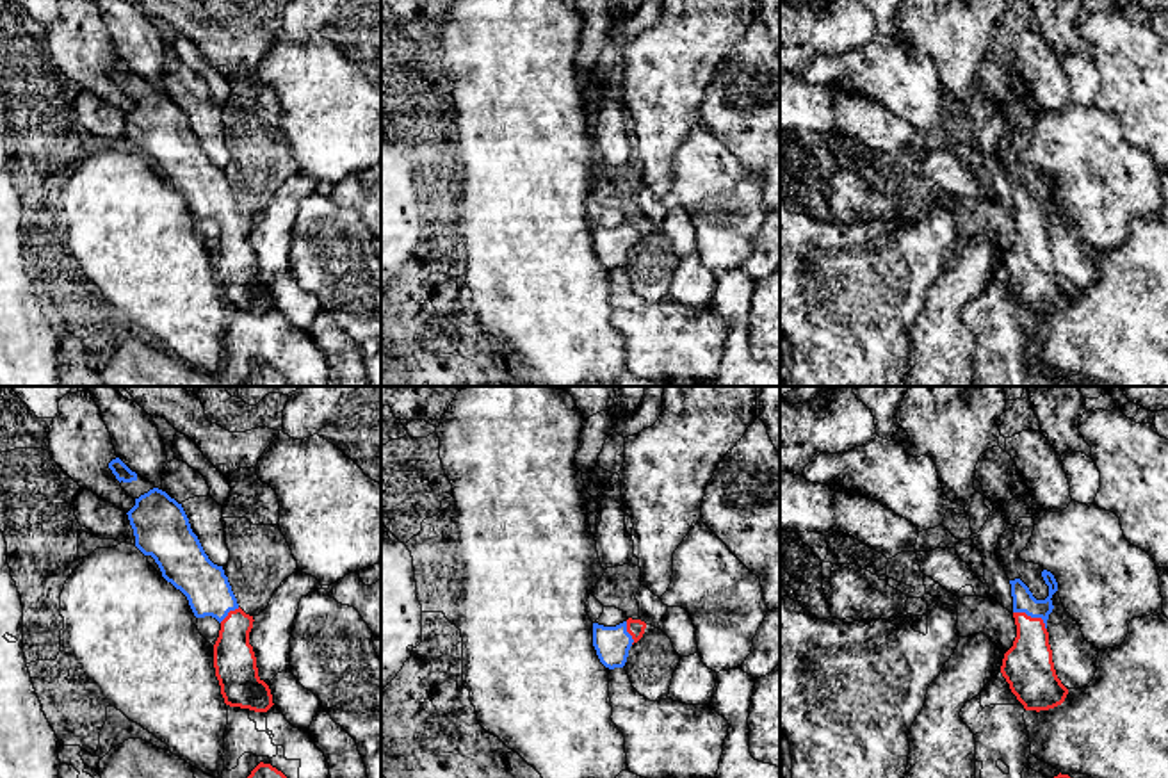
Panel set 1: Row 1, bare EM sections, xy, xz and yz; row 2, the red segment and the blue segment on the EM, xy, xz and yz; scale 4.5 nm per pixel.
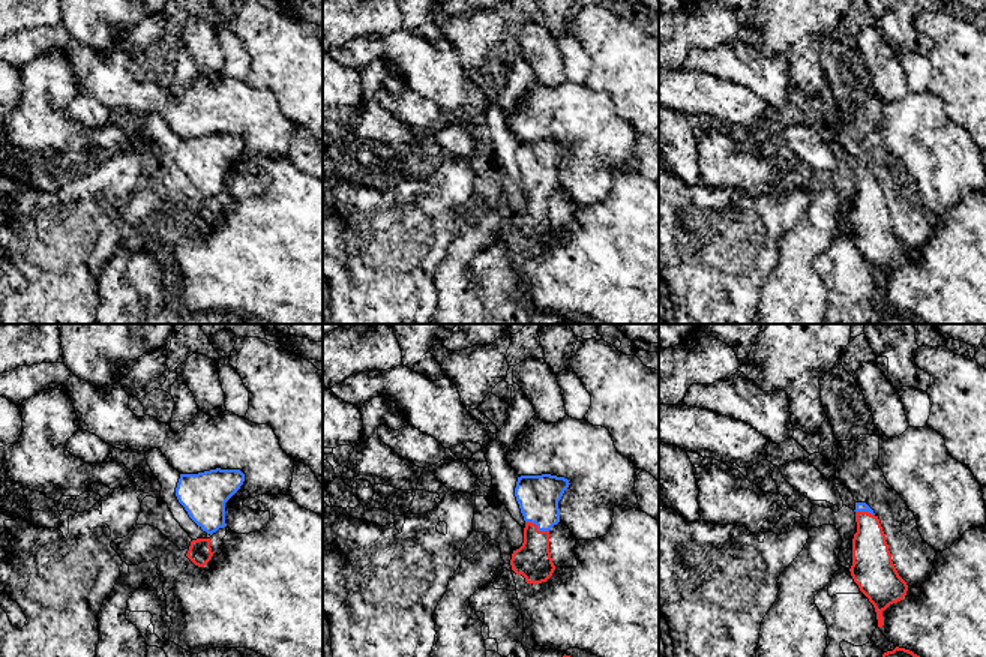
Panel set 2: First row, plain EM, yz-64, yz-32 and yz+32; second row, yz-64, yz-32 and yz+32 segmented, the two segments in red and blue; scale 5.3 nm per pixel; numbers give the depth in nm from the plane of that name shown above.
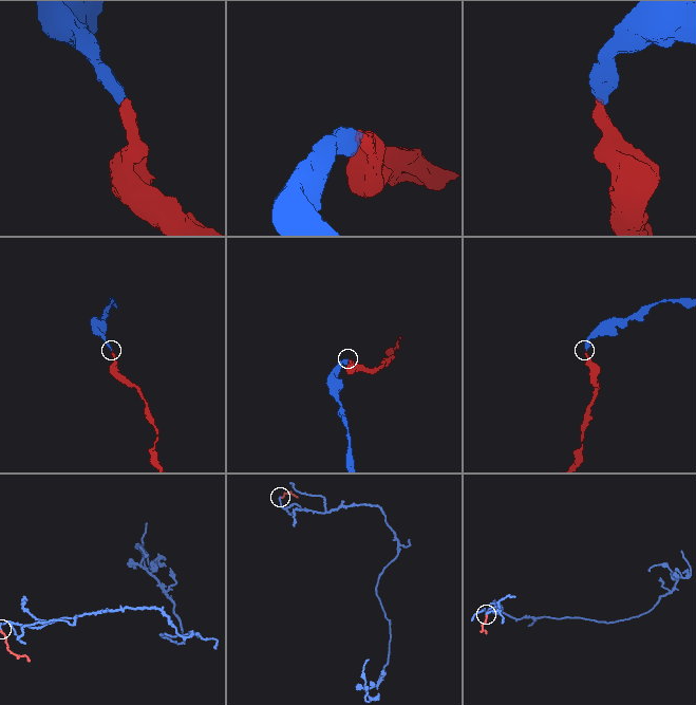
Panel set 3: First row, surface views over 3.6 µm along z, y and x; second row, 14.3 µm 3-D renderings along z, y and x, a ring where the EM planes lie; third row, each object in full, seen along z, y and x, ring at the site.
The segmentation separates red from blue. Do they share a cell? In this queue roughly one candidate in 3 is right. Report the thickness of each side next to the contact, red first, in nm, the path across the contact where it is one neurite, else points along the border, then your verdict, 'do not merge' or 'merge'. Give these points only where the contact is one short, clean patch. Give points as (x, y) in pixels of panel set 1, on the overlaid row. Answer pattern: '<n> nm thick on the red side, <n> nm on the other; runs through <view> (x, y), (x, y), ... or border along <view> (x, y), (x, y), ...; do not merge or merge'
220 nm thick on the red side, 100 nm on the other; runs through yz (1028, 666), (1033, 618), (1022, 599); merge

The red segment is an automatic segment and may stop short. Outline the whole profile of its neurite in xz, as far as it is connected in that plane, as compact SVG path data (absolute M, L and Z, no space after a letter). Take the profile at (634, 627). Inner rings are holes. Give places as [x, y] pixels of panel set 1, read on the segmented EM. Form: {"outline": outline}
{"outline": "M632 618L616 627L593 623L593 646L600 662L609 669L623 668L630 646L643 637L645 628L645 621Z"}

